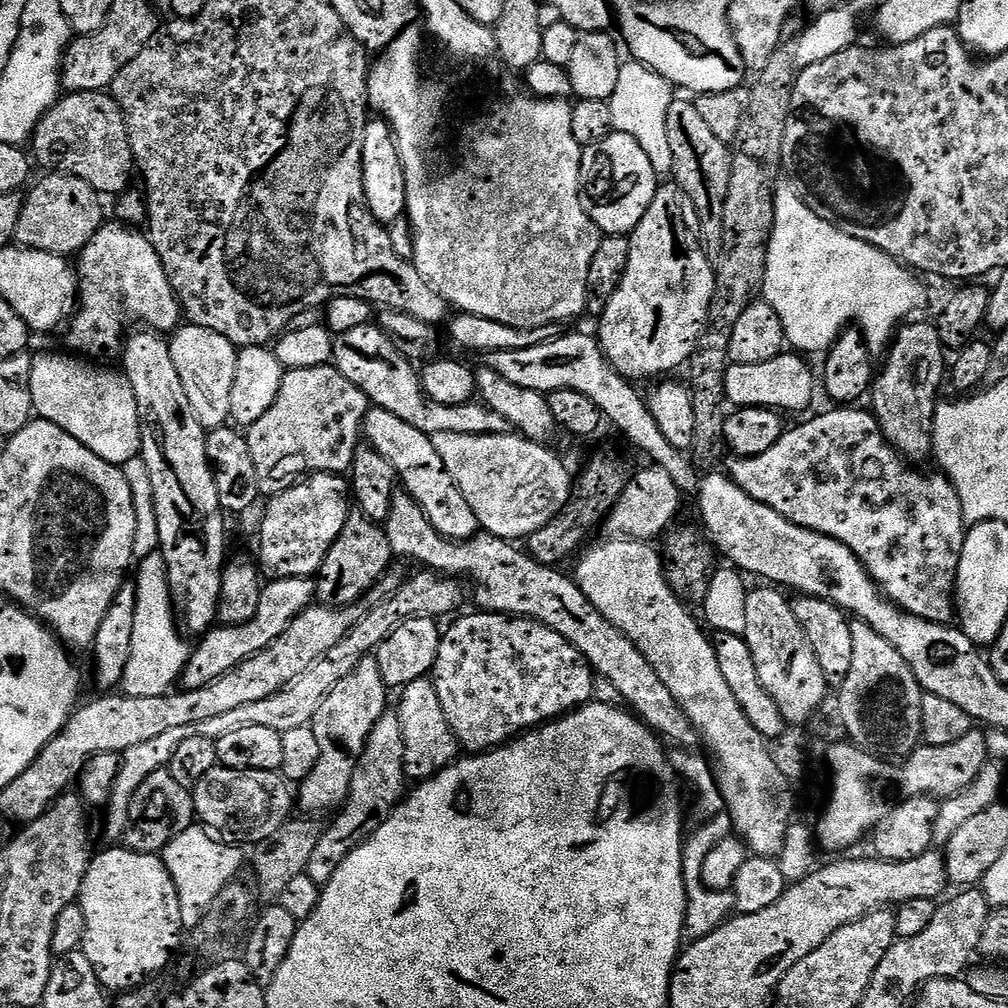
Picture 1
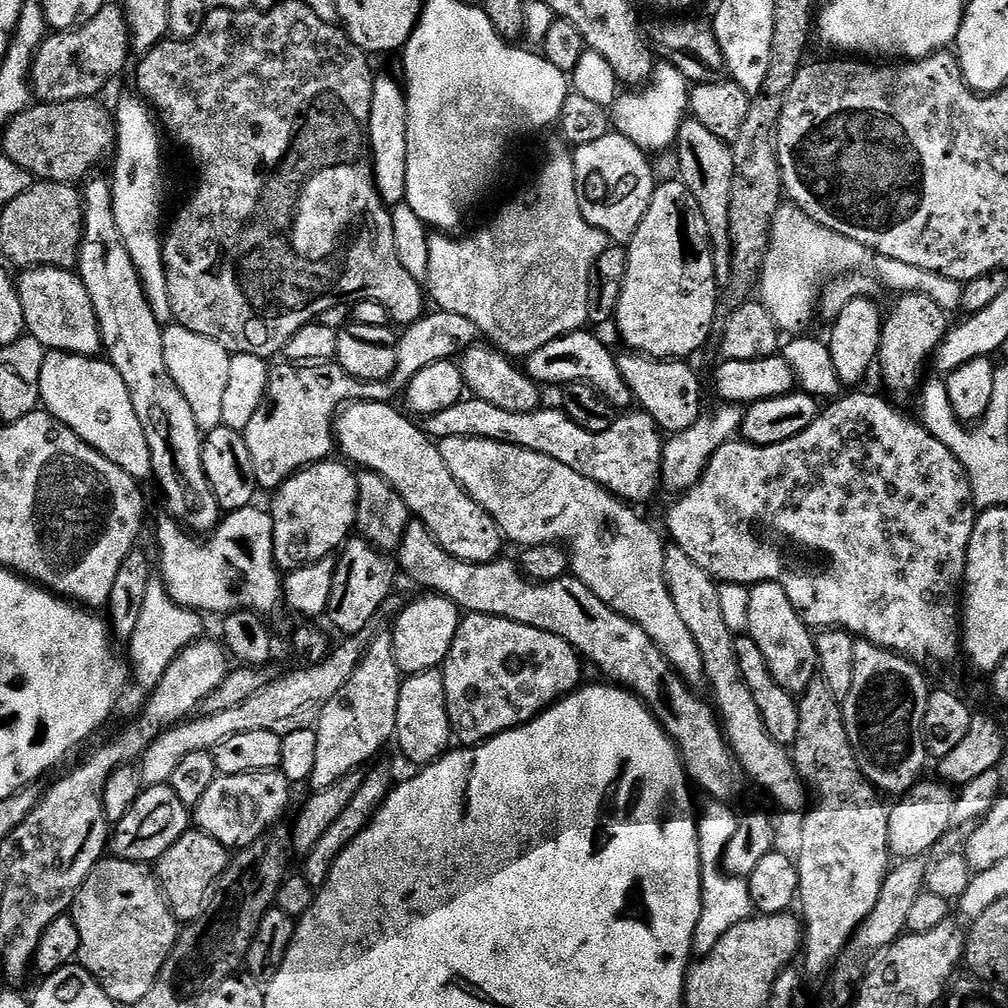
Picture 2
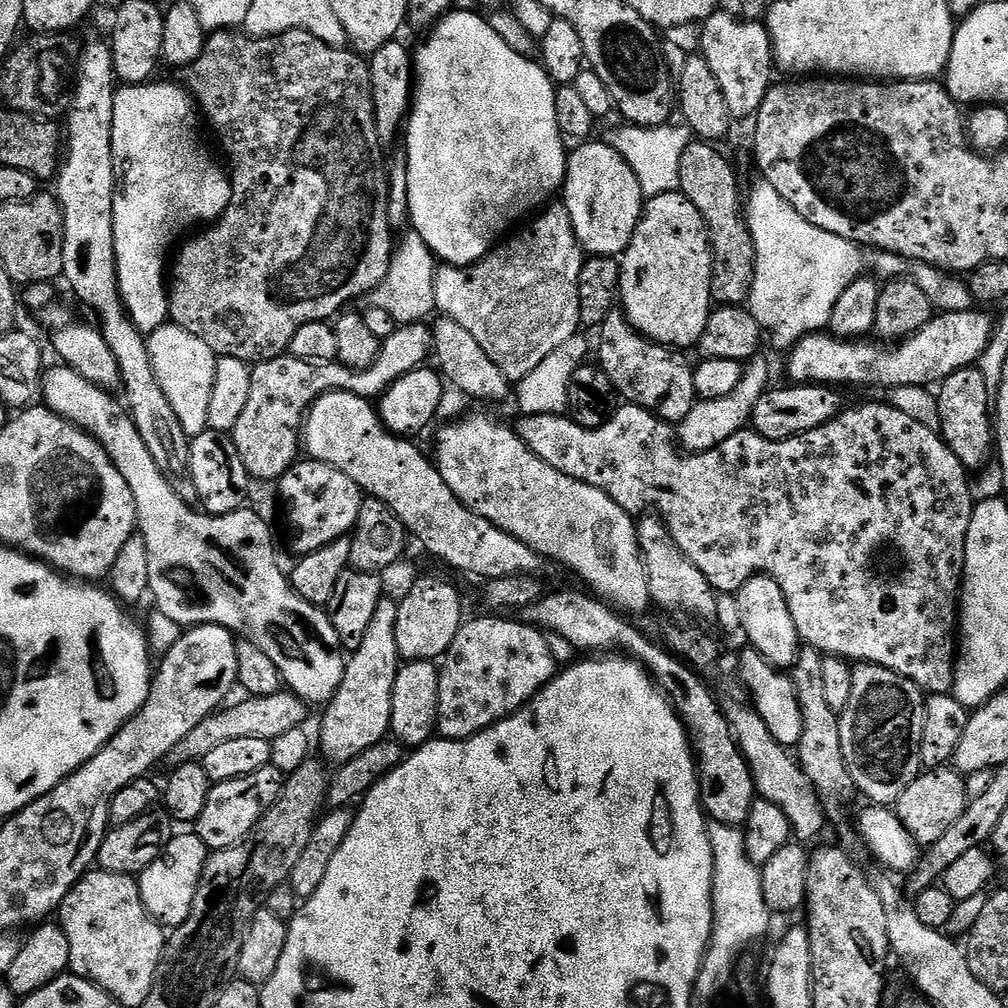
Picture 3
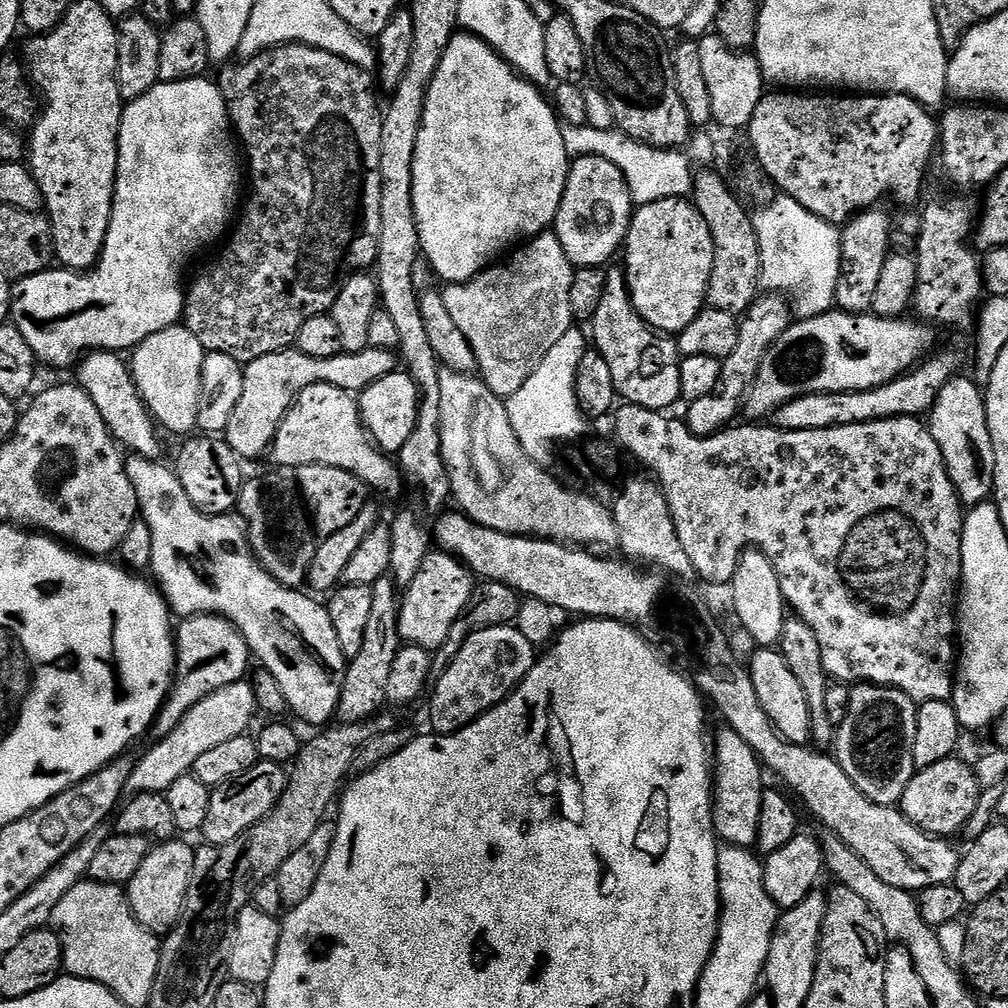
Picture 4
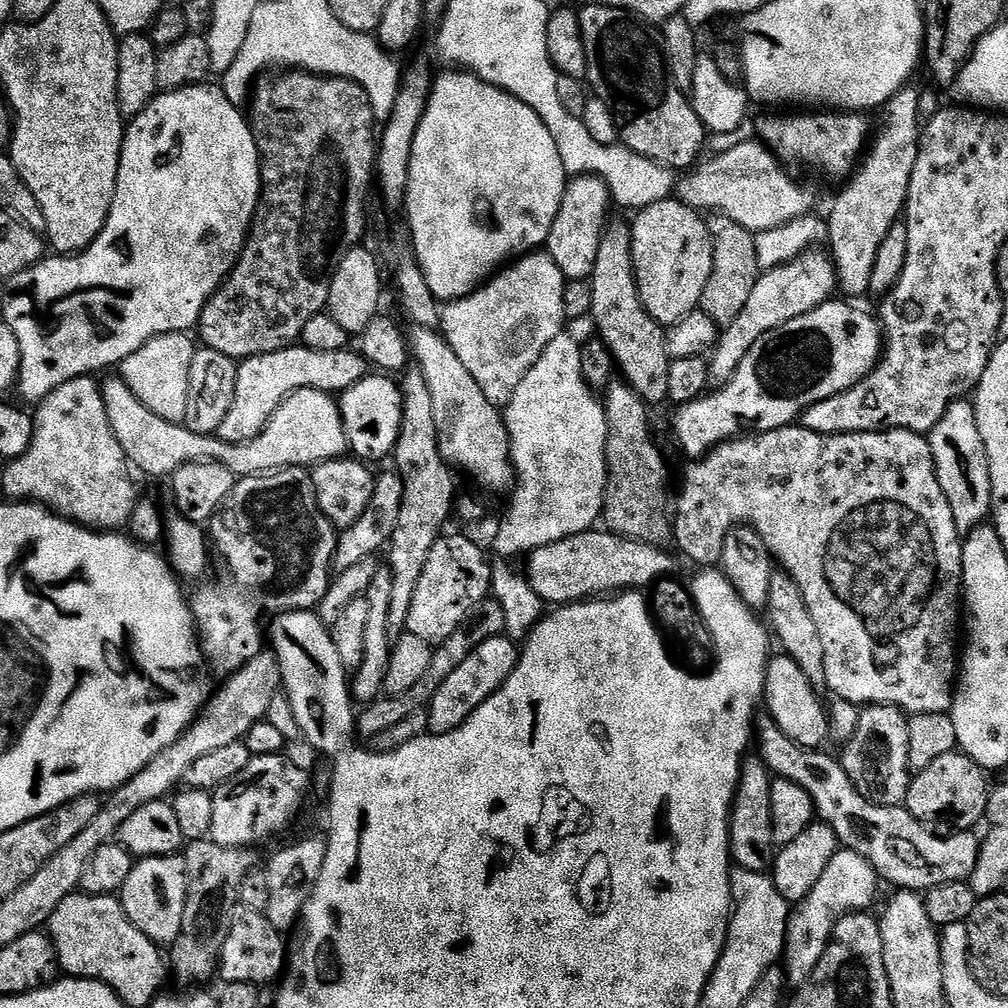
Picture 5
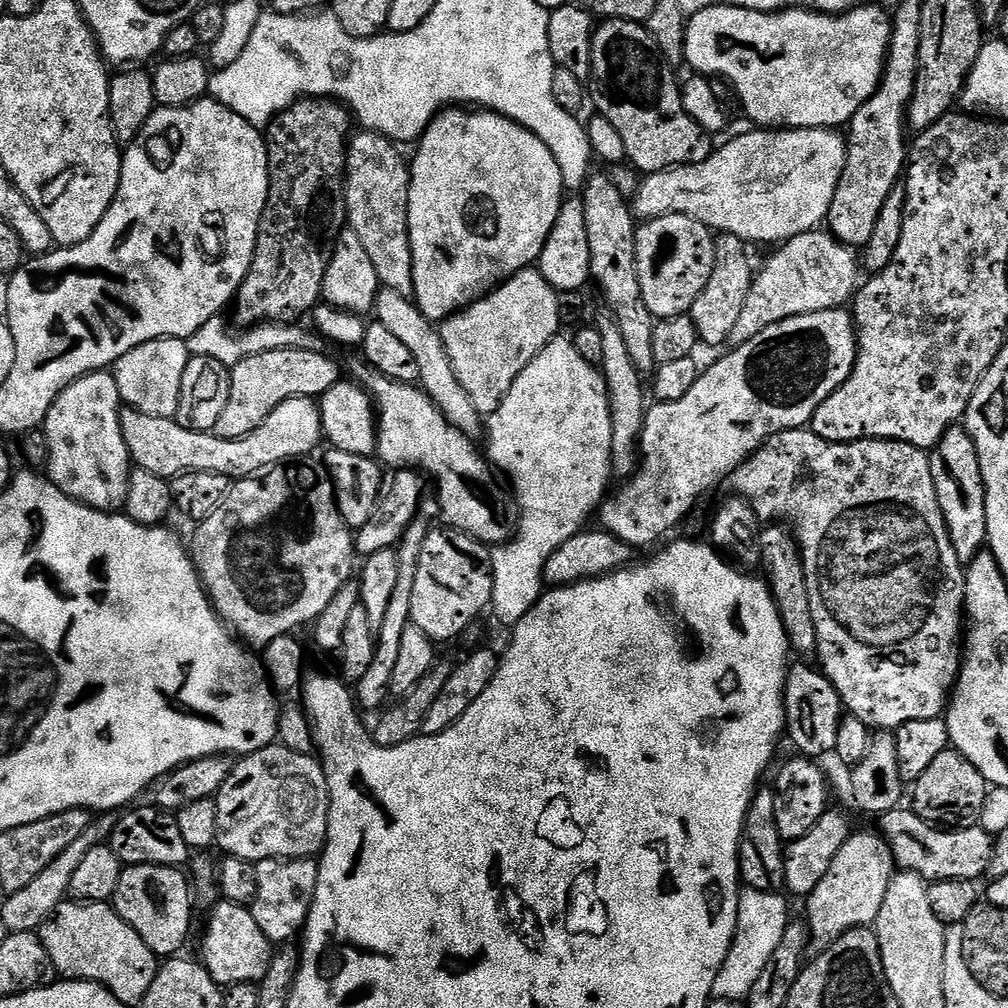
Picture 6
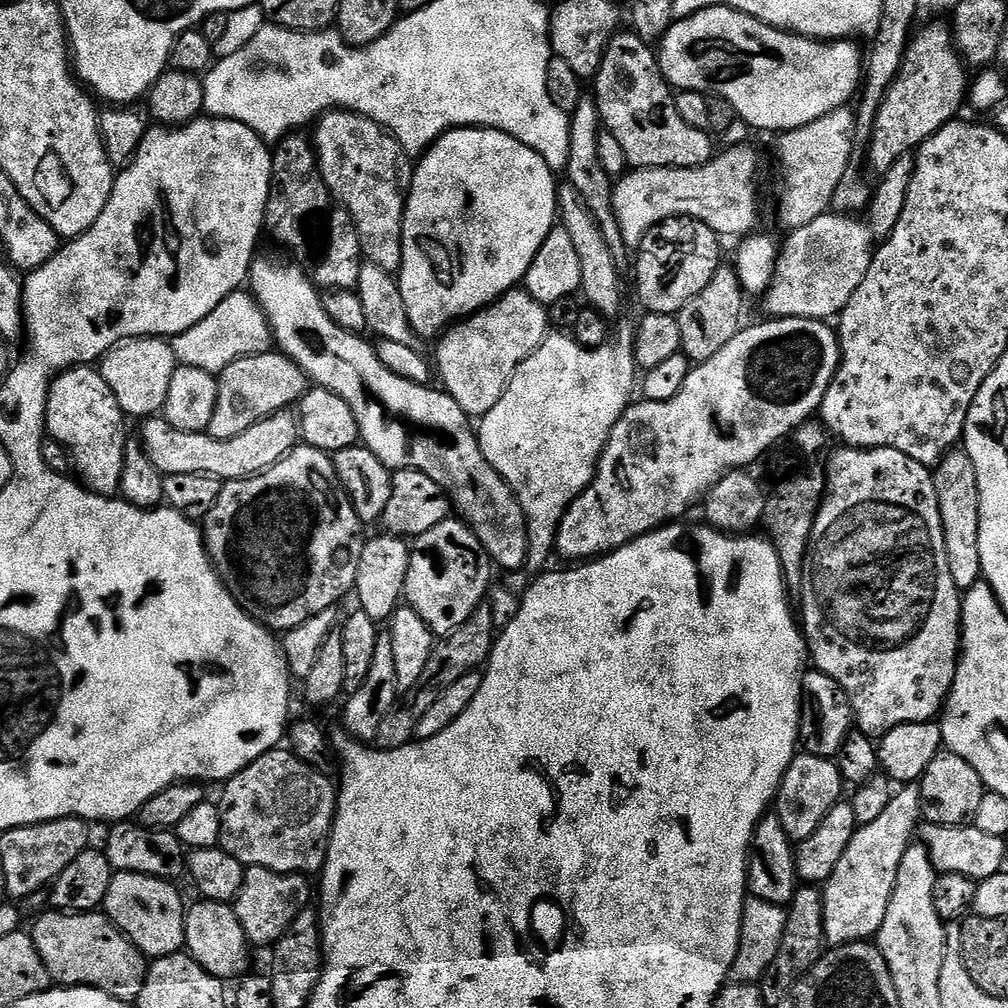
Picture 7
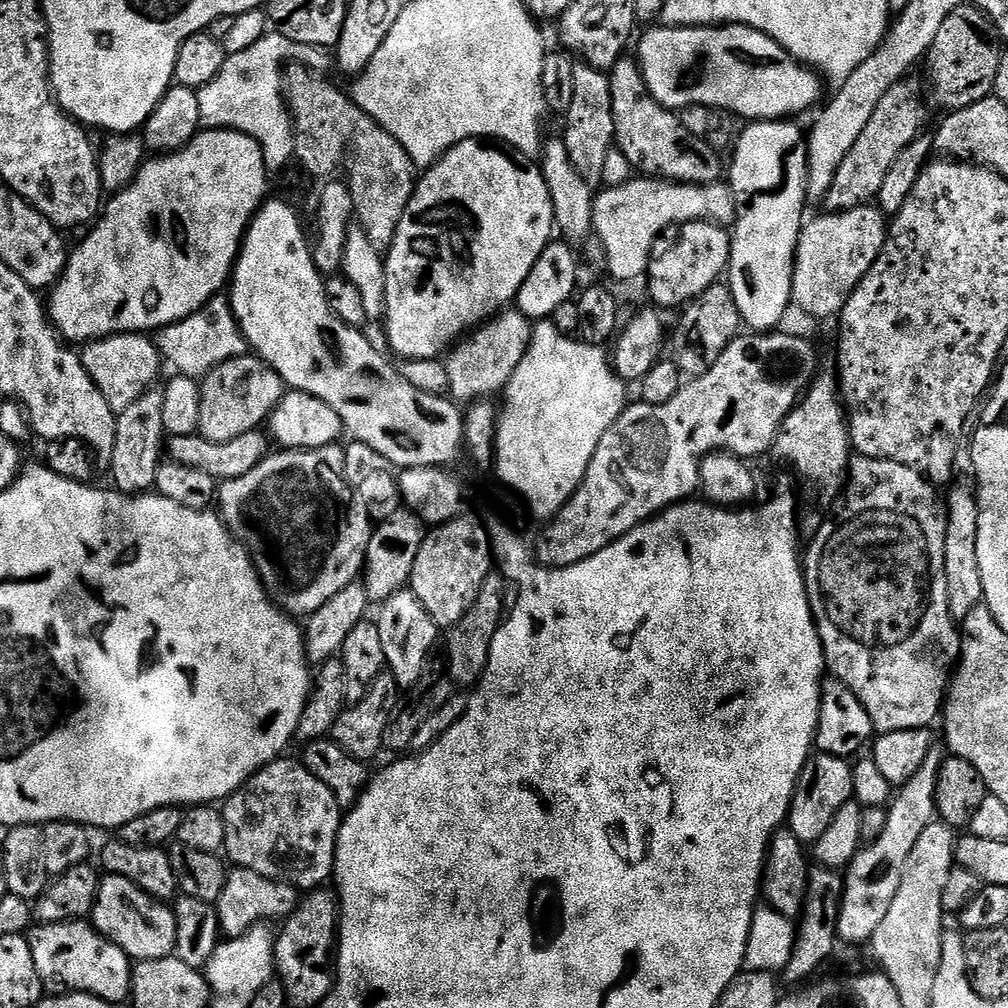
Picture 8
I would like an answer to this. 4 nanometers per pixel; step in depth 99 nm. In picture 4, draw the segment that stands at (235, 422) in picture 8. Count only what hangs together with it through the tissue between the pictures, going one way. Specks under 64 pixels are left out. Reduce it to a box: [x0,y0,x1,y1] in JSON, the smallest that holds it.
[226,348,398,461]

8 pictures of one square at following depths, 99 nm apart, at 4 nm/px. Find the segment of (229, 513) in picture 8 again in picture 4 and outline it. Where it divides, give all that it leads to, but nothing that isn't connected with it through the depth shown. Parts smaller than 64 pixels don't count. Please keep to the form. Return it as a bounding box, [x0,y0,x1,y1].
[154,475,318,737]

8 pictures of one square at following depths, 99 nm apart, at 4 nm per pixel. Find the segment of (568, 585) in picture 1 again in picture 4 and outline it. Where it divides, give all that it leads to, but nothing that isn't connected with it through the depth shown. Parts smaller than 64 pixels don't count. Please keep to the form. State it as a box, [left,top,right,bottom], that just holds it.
[712,726,765,848]

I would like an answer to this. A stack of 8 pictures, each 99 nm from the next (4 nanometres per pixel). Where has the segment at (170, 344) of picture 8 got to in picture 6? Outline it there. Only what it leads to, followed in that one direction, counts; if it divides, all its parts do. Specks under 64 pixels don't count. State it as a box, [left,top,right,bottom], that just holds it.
[186,316,328,368]

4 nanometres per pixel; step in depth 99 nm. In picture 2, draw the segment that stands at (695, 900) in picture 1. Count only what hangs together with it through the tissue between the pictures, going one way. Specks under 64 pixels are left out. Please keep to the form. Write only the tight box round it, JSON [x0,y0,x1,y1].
[692,799,754,957]

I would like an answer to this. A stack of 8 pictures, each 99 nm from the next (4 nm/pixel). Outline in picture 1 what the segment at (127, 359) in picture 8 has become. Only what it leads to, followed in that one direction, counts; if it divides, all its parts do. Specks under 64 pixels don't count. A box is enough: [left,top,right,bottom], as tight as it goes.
[170,322,238,428]

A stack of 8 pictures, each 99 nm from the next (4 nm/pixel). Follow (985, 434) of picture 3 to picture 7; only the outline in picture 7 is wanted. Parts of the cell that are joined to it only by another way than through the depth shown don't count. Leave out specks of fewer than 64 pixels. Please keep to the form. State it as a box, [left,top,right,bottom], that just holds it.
[934,450,984,590]

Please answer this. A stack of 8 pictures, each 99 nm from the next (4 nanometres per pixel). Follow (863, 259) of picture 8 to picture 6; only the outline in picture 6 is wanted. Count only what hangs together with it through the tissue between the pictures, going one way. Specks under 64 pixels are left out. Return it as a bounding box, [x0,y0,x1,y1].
[728,230,857,346]

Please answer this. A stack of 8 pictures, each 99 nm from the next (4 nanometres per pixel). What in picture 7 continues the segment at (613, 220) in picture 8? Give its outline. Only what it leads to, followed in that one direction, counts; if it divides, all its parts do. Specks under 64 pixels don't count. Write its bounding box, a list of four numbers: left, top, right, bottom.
[612,144,756,249]

